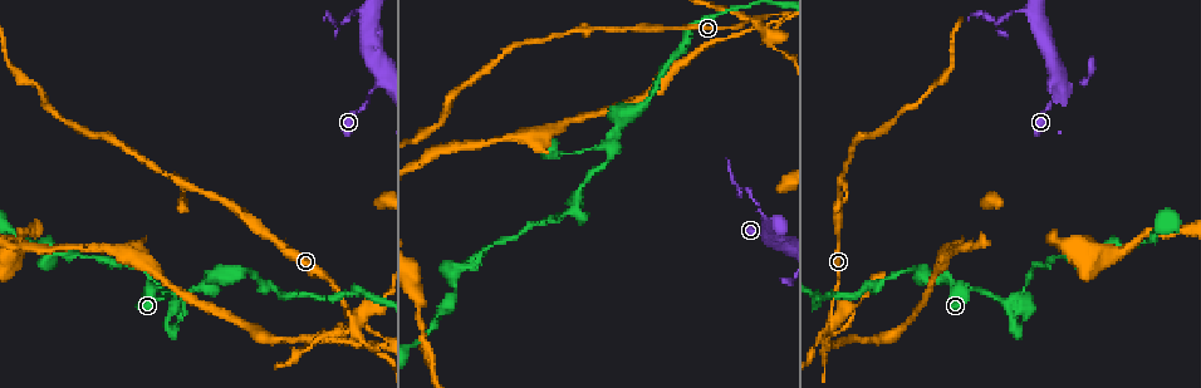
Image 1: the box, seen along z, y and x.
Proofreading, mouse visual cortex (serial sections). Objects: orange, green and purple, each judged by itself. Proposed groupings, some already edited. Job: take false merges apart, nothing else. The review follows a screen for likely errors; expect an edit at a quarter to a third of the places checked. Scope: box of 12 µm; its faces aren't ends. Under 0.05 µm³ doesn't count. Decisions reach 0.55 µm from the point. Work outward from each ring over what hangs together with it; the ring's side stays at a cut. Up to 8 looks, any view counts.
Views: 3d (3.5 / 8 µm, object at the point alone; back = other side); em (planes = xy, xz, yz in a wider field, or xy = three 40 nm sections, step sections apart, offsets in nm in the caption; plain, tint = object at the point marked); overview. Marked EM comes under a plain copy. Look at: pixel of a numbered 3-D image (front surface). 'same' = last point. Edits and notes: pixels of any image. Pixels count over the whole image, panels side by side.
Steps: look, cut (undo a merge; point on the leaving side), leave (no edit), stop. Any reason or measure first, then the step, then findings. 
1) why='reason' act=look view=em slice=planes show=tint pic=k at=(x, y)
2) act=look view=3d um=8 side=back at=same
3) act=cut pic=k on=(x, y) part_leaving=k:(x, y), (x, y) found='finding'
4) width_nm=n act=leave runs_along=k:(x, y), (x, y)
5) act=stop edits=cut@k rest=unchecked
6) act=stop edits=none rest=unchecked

act=look view=em slice=xy step=5 show=tint pic=1 at=(374, 65)

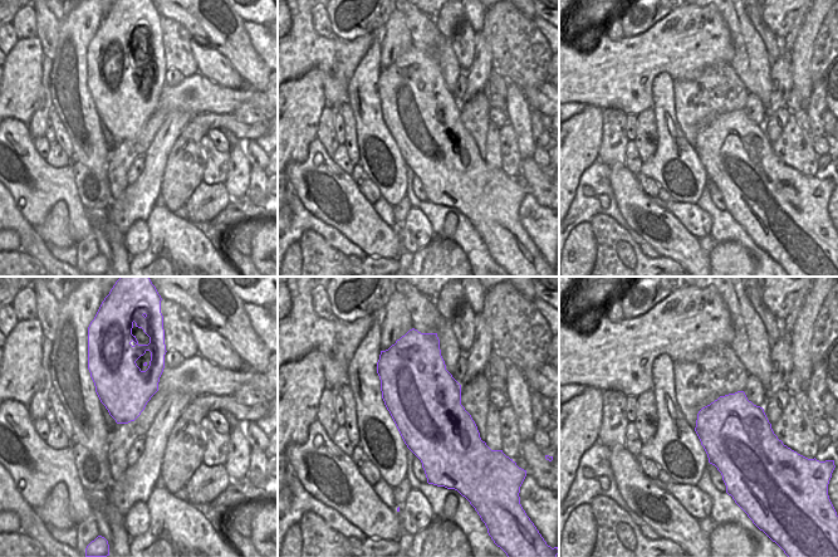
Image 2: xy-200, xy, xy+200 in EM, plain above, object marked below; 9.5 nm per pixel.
act=look view=3d um=3.5 at=same

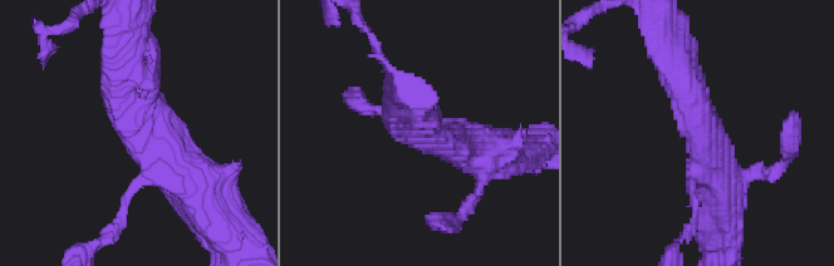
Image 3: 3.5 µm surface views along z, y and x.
width_nm=700 act=leave runs_along=3:(695, 198), (704, 133), (668, 57) found='all the same cell'

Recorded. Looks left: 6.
why='thin neck' act=look view=3d um=3.5 pic=1 at=(606, 146)

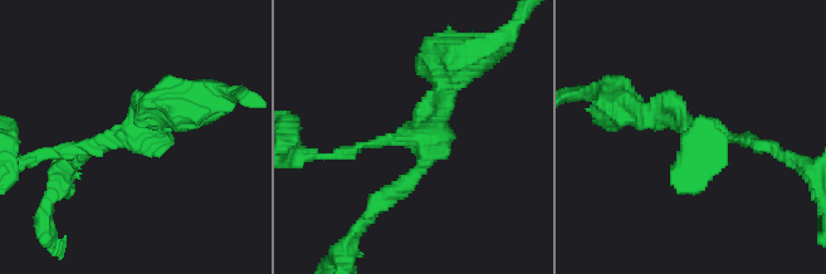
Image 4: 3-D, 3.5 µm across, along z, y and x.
why='need the tissue' act=look view=em slice=xy step=3 show=tint pic=4 at=(418, 137)

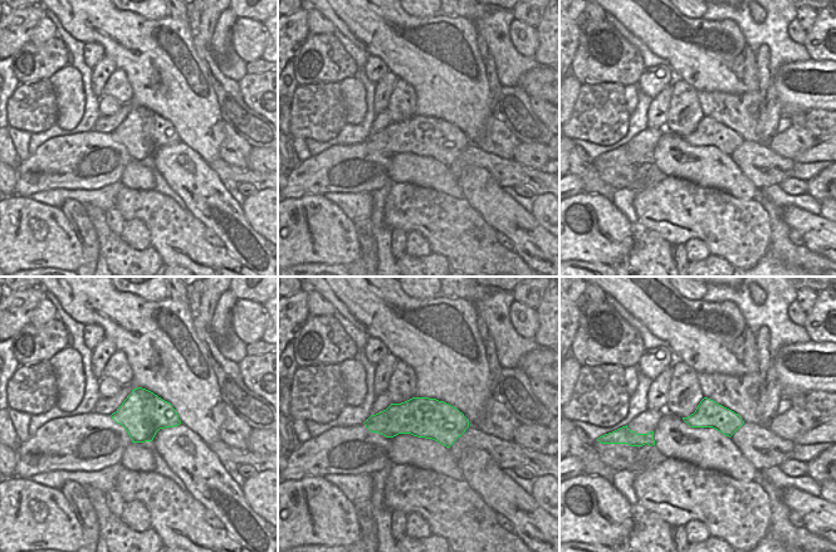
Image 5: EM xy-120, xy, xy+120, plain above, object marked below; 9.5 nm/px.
width_nm=380 act=leave runs_along=4:(713, 150), (700, 131), (758, 146) found='one cell here'

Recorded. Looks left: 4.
why='arms part here' act=look view=3d um=3.5 side=back pic=1 at=(1007, 301)

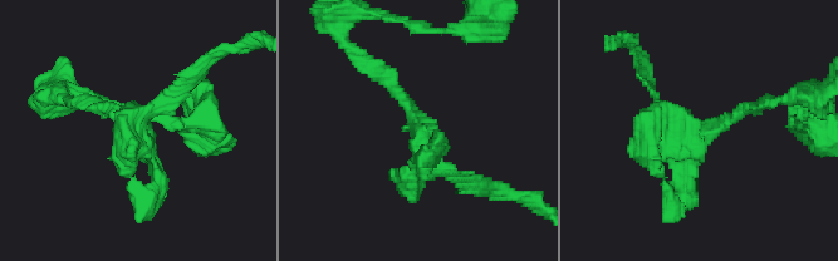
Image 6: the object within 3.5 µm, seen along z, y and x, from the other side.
act=look view=em slice=planes show=tint pic=6 at=(694, 134)

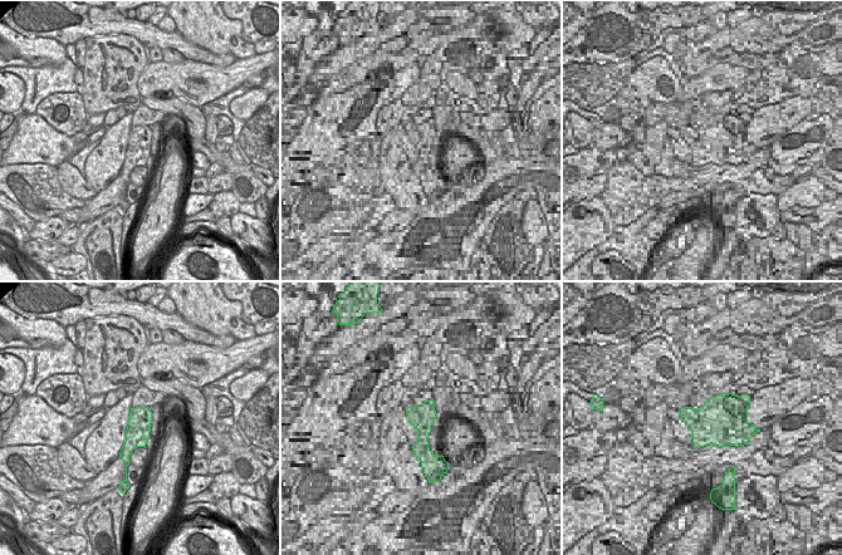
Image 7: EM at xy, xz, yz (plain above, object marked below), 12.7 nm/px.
act=leave runs_along=6:(382, 73), (408, 102), (424, 157), (466, 180) found='one cell here'

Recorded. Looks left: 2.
act=stop edits=none rest=unchecked

